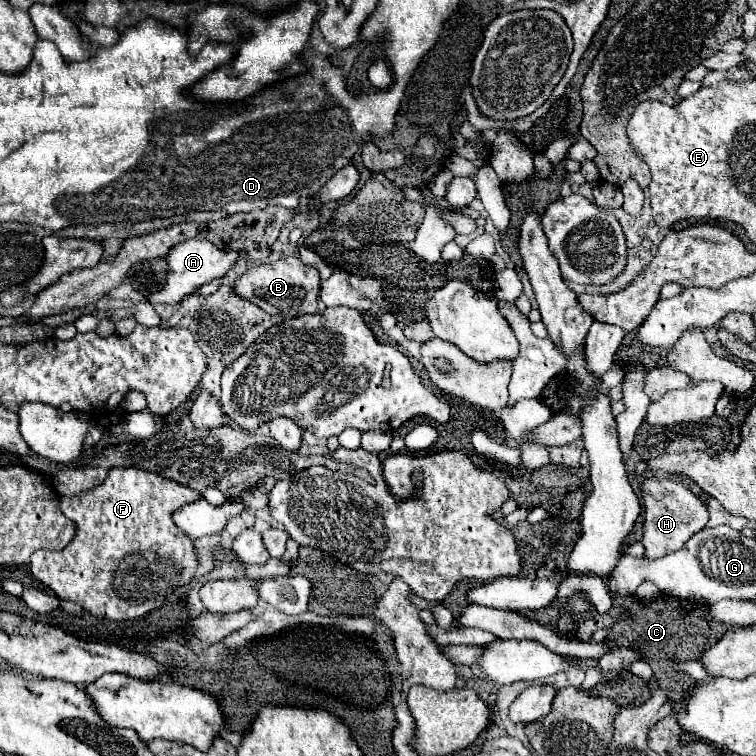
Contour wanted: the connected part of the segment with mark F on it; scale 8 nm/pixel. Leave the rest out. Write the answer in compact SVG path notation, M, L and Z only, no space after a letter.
M112 468L98 488L82 492L82 496L64 496L62 512L78 524L76 538L60 552L37 550L32 554L32 576L46 582L62 600L74 600L82 604L90 614L108 620L136 620L146 616L146 610L154 610L174 594L182 584L194 578L198 568L198 556L194 540L176 528L172 514L200 500L200 494L174 480L146 472L142 468Z

